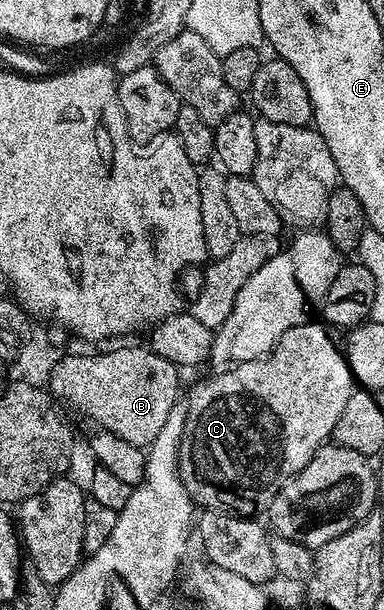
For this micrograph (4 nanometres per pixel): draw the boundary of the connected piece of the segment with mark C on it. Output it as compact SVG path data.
M310 319L304 325L292 327L277 341L274 350L263 357L261 361L240 361L223 368L221 371L215 372L218 373L215 377L200 382L191 391L190 401L188 400L186 405L186 435L184 448L180 454L180 472L184 487L190 498L194 500L195 506L201 507L203 510L219 509L221 513L233 513L239 517L265 514L270 508L272 499L280 491L280 487L284 487L284 483L288 483L288 479L295 477L310 462L312 455L316 455L316 451L331 440L336 427L336 419L340 419L340 414L344 412L348 399L356 392L356 382L350 370L350 364L346 361L345 352L340 348L339 342L338 345L334 342L333 335L335 336L335 334L325 324L315 321Z

